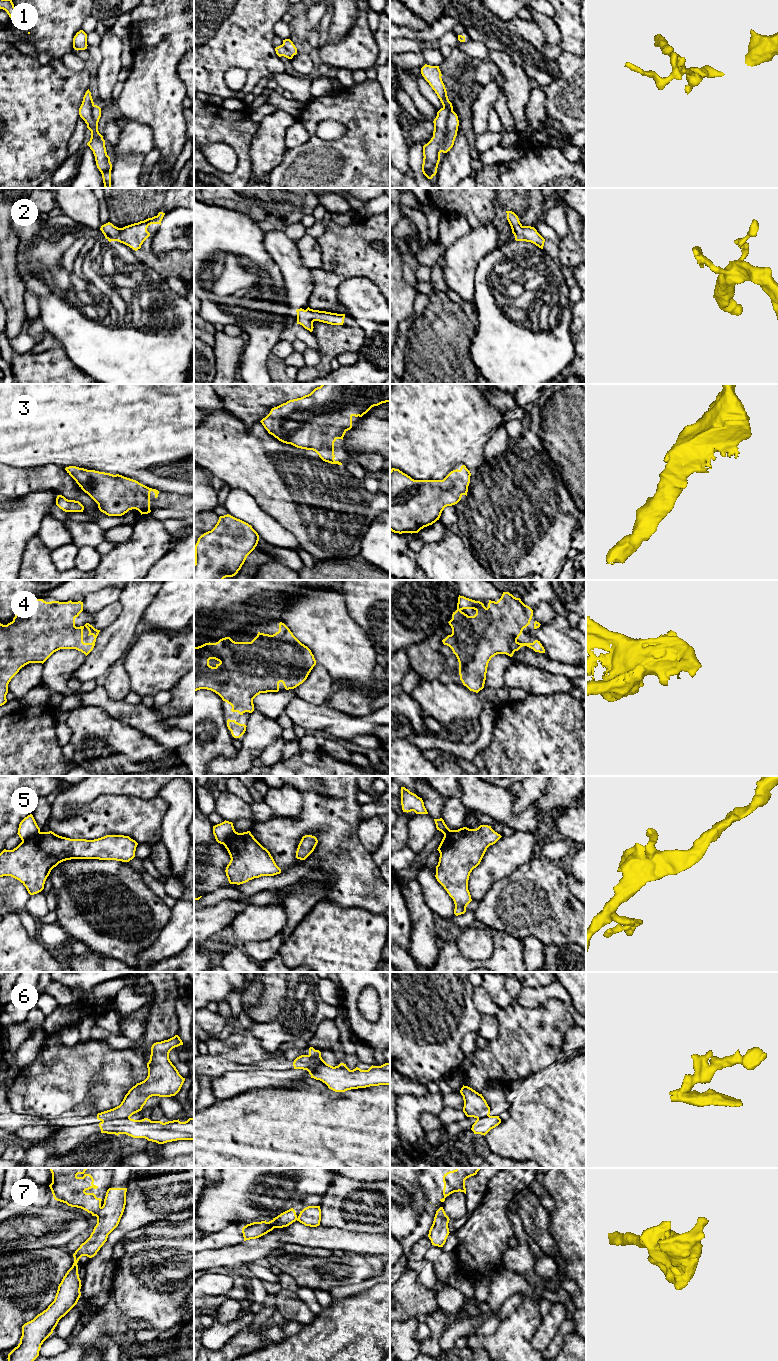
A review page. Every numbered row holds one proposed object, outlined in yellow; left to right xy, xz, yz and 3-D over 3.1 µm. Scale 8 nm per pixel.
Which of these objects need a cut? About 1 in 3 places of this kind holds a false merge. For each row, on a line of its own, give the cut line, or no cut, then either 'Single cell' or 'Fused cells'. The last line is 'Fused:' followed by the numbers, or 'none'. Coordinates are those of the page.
1: Split along yz (444, 106), (449, 110), (449, 114), (446, 138), (440, 151). Fused cells
2: Split along xz (297, 318), (313, 321). Fused cells
3: No split. Single cell
4: No split. Single cell
5: Split along xy (39, 831), (22, 841). Fused cells
6: Split along xy (129, 1117), (111, 1118), (102, 1121). Fused cells
7: Split along xy (101, 1207), (96, 1216). Fused cells
Fused: 1, 2, 5, 6, 7

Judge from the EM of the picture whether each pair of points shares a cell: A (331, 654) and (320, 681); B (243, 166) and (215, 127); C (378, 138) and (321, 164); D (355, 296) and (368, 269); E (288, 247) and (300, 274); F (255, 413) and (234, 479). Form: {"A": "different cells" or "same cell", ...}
{"A": "different cells", "B": "same cell", "C": "same cell", "D": "different cells", "E": "same cell", "F": "different cells"}

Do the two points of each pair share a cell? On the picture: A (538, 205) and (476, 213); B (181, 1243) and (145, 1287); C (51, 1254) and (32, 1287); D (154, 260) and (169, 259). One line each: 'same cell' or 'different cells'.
A: same cell
B: same cell
C: same cell
D: same cell

